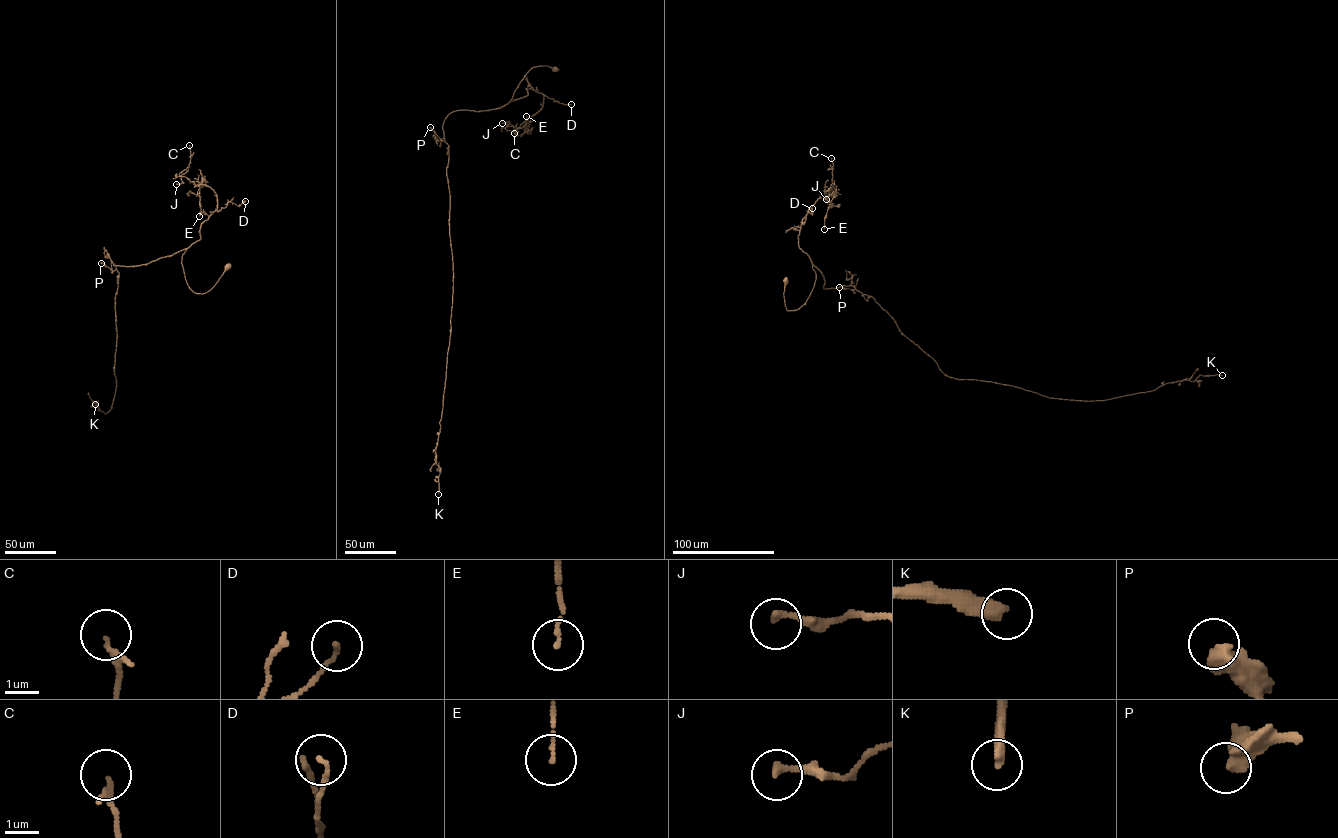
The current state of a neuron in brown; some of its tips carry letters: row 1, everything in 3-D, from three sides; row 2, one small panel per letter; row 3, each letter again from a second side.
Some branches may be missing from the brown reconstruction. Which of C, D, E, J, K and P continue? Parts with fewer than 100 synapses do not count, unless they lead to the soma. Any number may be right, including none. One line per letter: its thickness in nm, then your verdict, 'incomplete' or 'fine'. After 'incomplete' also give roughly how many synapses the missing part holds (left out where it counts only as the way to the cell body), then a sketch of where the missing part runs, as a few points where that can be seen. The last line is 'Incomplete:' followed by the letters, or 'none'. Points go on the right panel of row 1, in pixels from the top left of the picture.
C: calibre 190 nm; fine
D: calibre 130 nm; fine
E: calibre 100 nm; fine
J: calibre 220 nm; fine
K: calibre 340 nm; incomplete; 180 synapses
P: calibre 400 nm; fine
Incomplete: K

